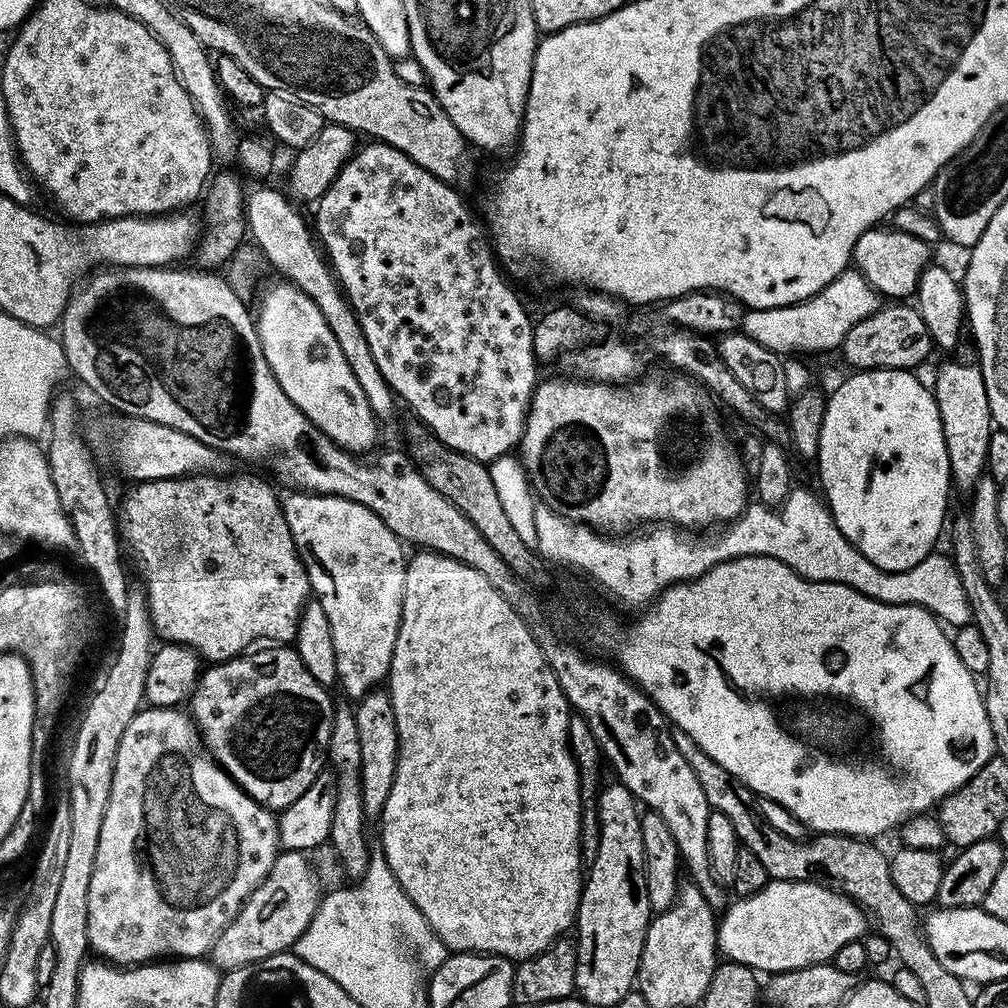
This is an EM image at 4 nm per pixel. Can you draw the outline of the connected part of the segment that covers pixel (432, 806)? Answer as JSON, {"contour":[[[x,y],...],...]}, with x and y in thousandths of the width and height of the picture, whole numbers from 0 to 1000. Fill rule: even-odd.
{"contour":[[[413,546],[404,553],[401,564],[403,565],[403,581],[401,582],[401,592],[399,593],[399,613],[397,614],[397,624],[395,633],[391,637],[391,649],[389,650],[389,665],[385,669],[383,676],[383,686],[387,696],[391,700],[391,716],[395,720],[395,736],[397,737],[397,747],[393,757],[393,767],[391,768],[391,780],[387,784],[387,792],[383,792],[381,803],[377,805],[375,816],[377,816],[377,831],[375,837],[381,841],[383,853],[387,863],[399,879],[399,883],[406,889],[407,895],[419,905],[420,911],[430,921],[431,927],[438,933],[441,938],[449,945],[454,944],[478,944],[489,948],[503,948],[509,954],[521,952],[523,948],[532,948],[538,942],[545,940],[551,933],[557,932],[560,925],[568,920],[571,916],[571,904],[575,898],[575,883],[579,880],[579,870],[581,868],[580,854],[575,851],[575,807],[577,799],[575,797],[575,766],[571,762],[571,754],[567,751],[563,741],[563,712],[565,709],[565,699],[560,690],[558,681],[554,681],[554,673],[550,673],[550,665],[542,657],[530,629],[522,625],[522,617],[514,613],[514,605],[486,581],[486,576],[470,562],[462,562],[454,558],[449,552],[439,552],[438,548],[426,548],[424,546]]]}

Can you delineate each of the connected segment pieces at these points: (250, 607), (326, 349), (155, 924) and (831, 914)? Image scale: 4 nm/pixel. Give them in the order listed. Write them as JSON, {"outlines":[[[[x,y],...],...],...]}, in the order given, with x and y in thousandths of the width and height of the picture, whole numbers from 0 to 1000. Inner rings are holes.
{"outlines":[[[[195,470],[192,472],[180,472],[178,474],[165,474],[164,476],[145,476],[134,481],[132,488],[128,490],[123,496],[123,505],[117,508],[117,532],[120,537],[125,541],[129,547],[135,551],[135,556],[139,559],[139,571],[143,574],[143,584],[141,584],[142,590],[145,592],[145,598],[147,600],[147,613],[151,616],[151,621],[154,630],[158,632],[160,636],[166,637],[168,639],[181,639],[187,643],[189,643],[195,649],[197,649],[203,656],[210,659],[219,659],[221,655],[230,655],[233,651],[245,648],[247,644],[251,642],[250,639],[253,635],[258,635],[263,631],[266,637],[273,637],[278,641],[286,641],[293,636],[294,626],[298,620],[298,608],[302,606],[303,599],[306,598],[308,594],[308,584],[306,581],[306,570],[302,564],[302,559],[298,557],[298,551],[294,545],[294,539],[292,534],[288,530],[288,522],[284,518],[282,513],[282,501],[280,499],[279,493],[274,493],[274,488],[265,480],[262,476],[257,476],[254,472],[230,472],[231,470]]],[[[277,281],[263,288],[258,311],[252,313],[260,351],[264,351],[276,383],[335,442],[354,450],[368,449],[374,443],[374,415],[367,407],[367,399],[363,399],[363,391],[359,391],[359,383],[355,383],[355,375],[351,375],[351,367],[347,367],[347,359],[343,359],[331,331],[327,331],[319,308],[291,282]]],[[[144,701],[135,707],[135,711],[129,716],[129,720],[125,720],[125,728],[121,728],[121,736],[117,736],[117,748],[115,749],[115,759],[113,760],[113,776],[109,784],[109,796],[105,800],[105,812],[101,812],[101,828],[97,831],[97,848],[93,851],[93,867],[89,870],[89,899],[87,900],[87,938],[92,945],[95,944],[100,953],[106,954],[112,958],[138,958],[148,954],[158,953],[160,950],[202,950],[207,947],[212,938],[212,935],[220,927],[220,923],[228,912],[228,907],[238,904],[239,897],[246,892],[246,888],[263,873],[266,864],[272,859],[274,850],[279,844],[278,840],[278,822],[276,813],[267,803],[261,802],[256,796],[252,796],[252,792],[248,792],[241,784],[230,775],[228,770],[222,766],[222,763],[206,749],[202,735],[198,733],[198,725],[194,723],[194,719],[186,705],[181,705],[178,701],[170,702],[152,702]]],[[[763,872],[762,877],[746,889],[727,894],[717,902],[712,913],[713,947],[719,953],[738,956],[754,966],[820,956],[839,935],[854,932],[863,921],[862,910],[849,894],[819,877],[804,873]]]]}

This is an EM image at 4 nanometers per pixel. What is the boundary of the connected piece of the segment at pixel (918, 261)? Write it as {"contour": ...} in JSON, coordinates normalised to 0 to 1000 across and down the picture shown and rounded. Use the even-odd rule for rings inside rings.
{"contour":[[[866,224],[851,236],[849,247],[845,249],[845,258],[867,289],[872,290],[874,295],[893,300],[908,291],[913,273],[923,261],[921,250],[922,242],[903,232],[895,232],[884,224]]]}

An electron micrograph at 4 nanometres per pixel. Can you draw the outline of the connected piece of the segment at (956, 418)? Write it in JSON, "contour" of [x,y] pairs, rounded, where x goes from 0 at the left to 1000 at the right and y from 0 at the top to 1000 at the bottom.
{"contour":[[[940,355],[940,358],[934,363],[933,370],[929,373],[929,381],[927,380],[927,392],[935,419],[935,431],[938,438],[943,479],[947,483],[949,480],[956,487],[956,490],[960,490],[963,489],[965,482],[969,480],[972,473],[977,471],[978,445],[982,443],[982,431],[986,427],[986,422],[984,420],[984,408],[982,407],[982,395],[978,395],[978,379],[974,375],[971,360],[959,361],[956,357],[944,356],[948,355]]]}

